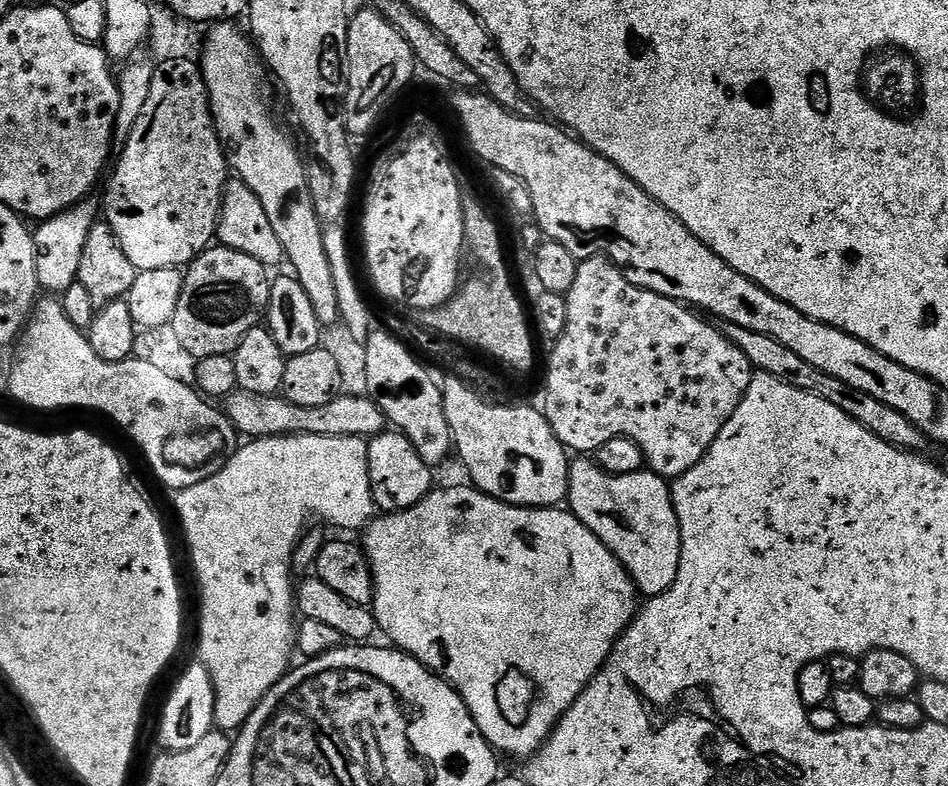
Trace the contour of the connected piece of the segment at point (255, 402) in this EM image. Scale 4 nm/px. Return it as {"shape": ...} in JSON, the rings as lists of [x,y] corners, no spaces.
{"shape":[[[239,390],[227,397],[222,404],[228,421],[234,425],[241,437],[265,440],[271,436],[325,436],[326,438],[346,438],[355,436],[371,438],[385,431],[384,411],[367,394],[334,397],[326,406],[294,406],[283,395],[255,396]]]}

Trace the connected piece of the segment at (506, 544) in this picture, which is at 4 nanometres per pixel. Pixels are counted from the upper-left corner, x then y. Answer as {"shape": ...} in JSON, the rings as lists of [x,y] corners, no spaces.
{"shape":[[[475,486],[468,488],[440,488],[429,492],[422,502],[401,512],[390,512],[373,519],[363,529],[362,547],[368,565],[372,567],[374,594],[370,609],[376,618],[376,627],[389,636],[391,643],[401,652],[412,656],[422,666],[444,679],[466,702],[480,733],[488,739],[497,753],[508,756],[531,758],[539,752],[556,728],[556,723],[574,706],[574,702],[586,690],[586,686],[598,674],[600,667],[608,661],[616,640],[638,611],[636,583],[618,558],[581,522],[571,510],[554,508],[519,508],[496,500]]]}

